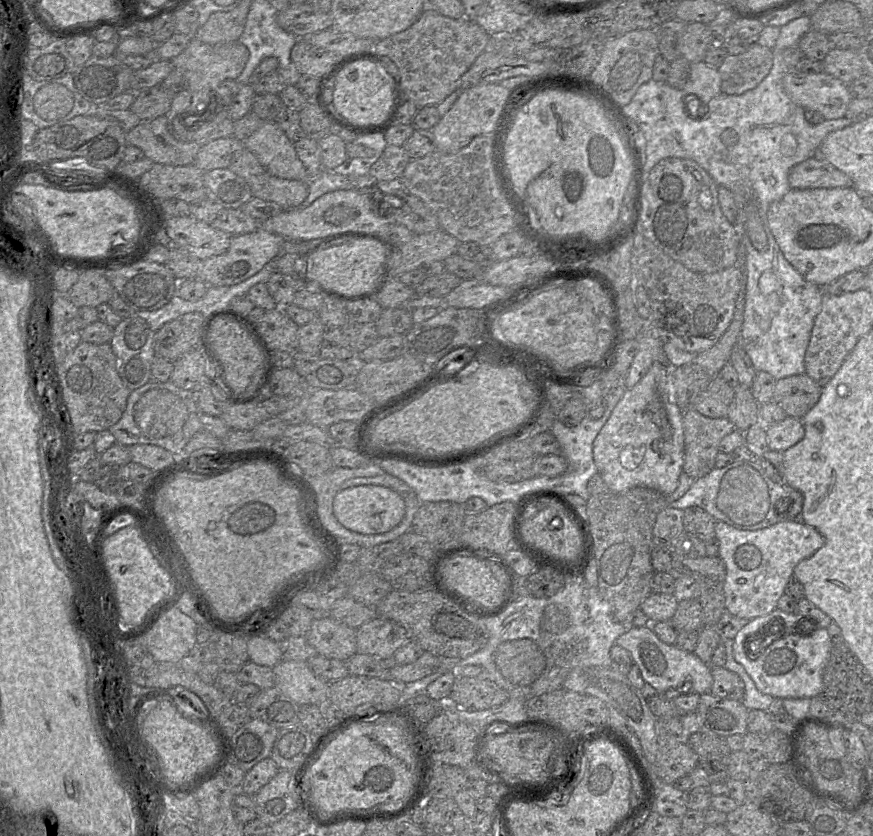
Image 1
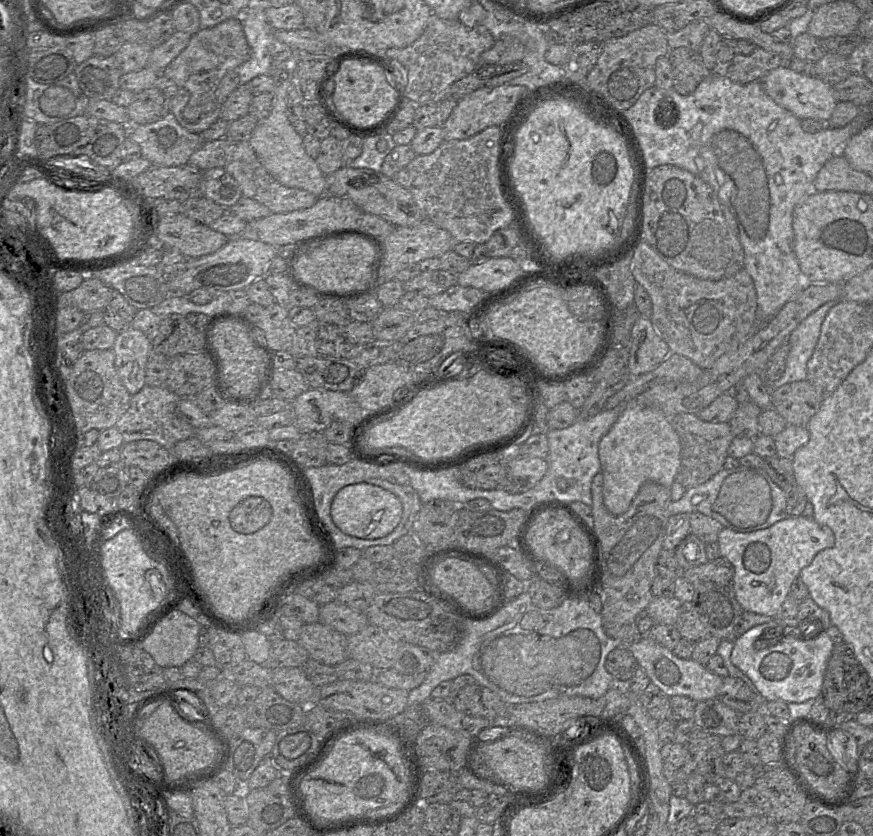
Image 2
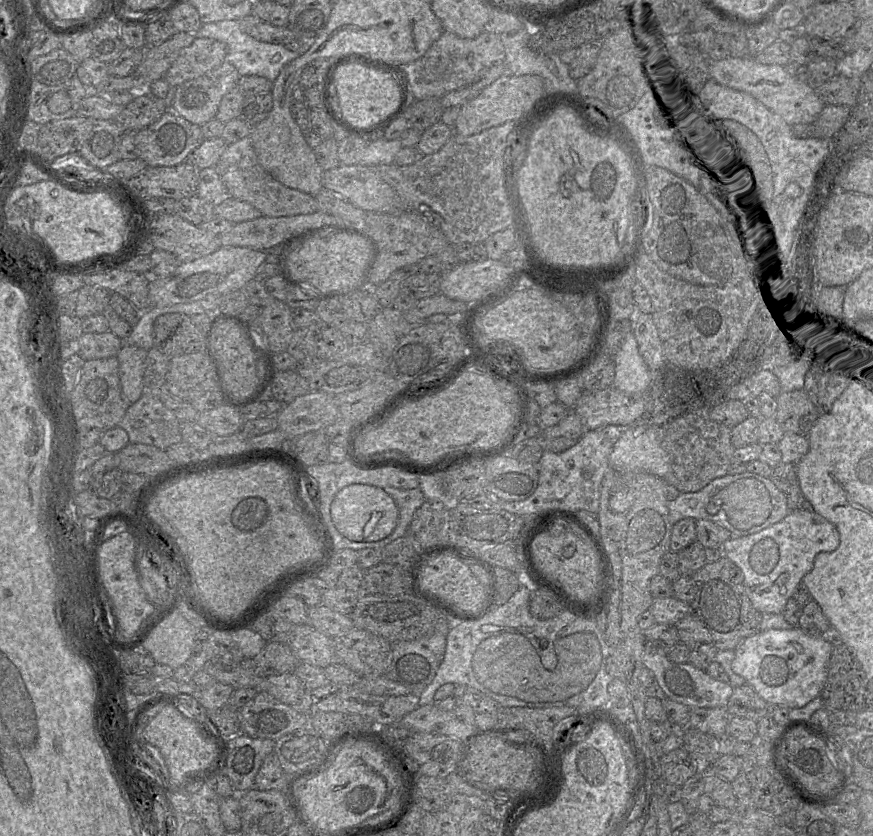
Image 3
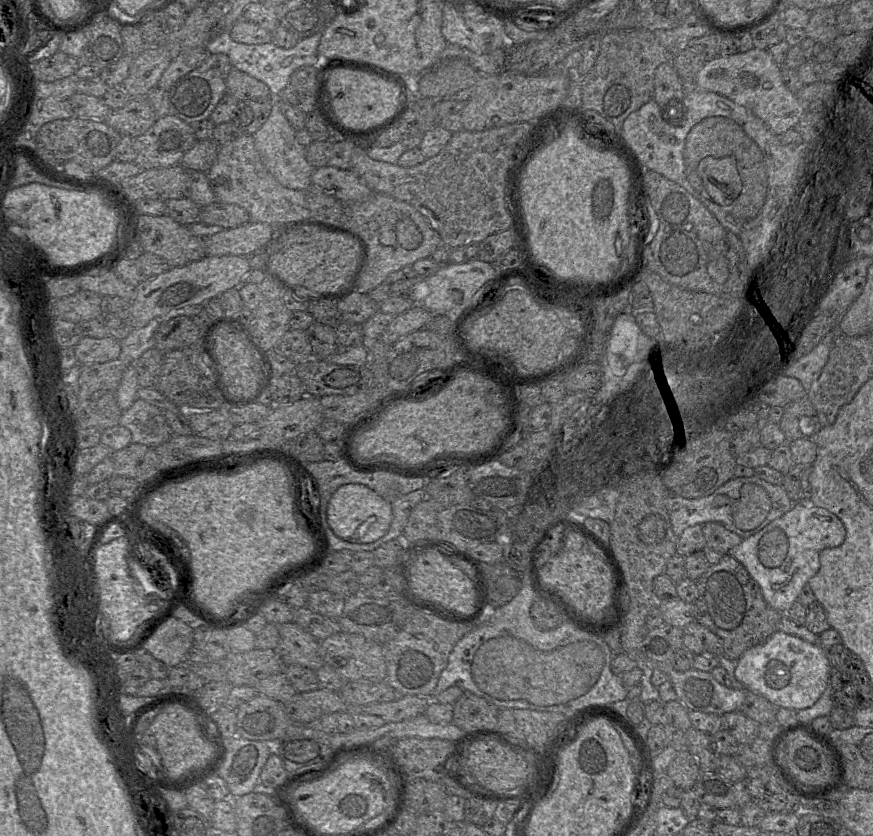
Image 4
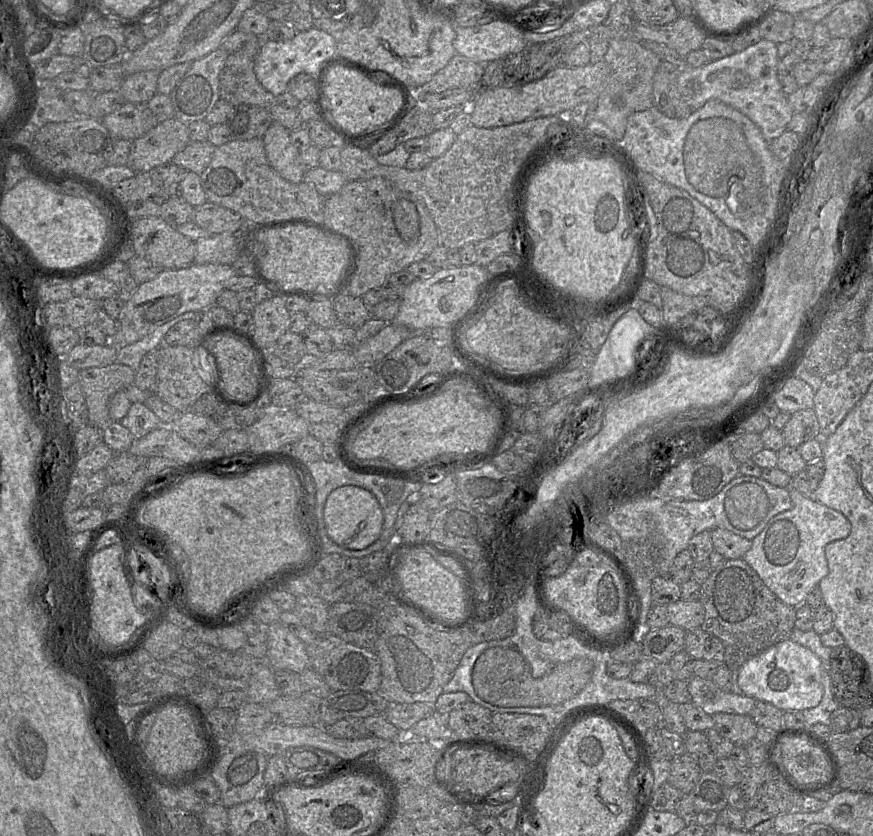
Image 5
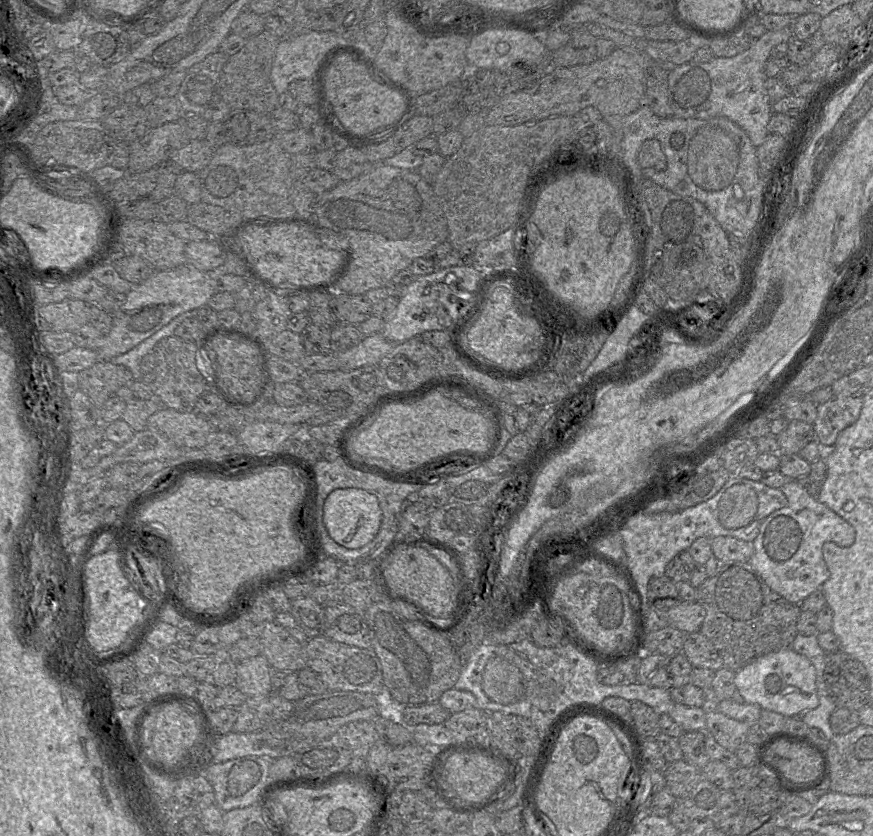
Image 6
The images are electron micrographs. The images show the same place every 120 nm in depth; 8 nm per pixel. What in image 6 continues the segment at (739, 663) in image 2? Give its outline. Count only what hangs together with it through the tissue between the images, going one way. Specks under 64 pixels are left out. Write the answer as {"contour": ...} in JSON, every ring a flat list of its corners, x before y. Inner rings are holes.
{"contour":[[792,647,768,653,745,665,735,672,734,684,745,703,785,717,802,716,819,705,815,667]]}

